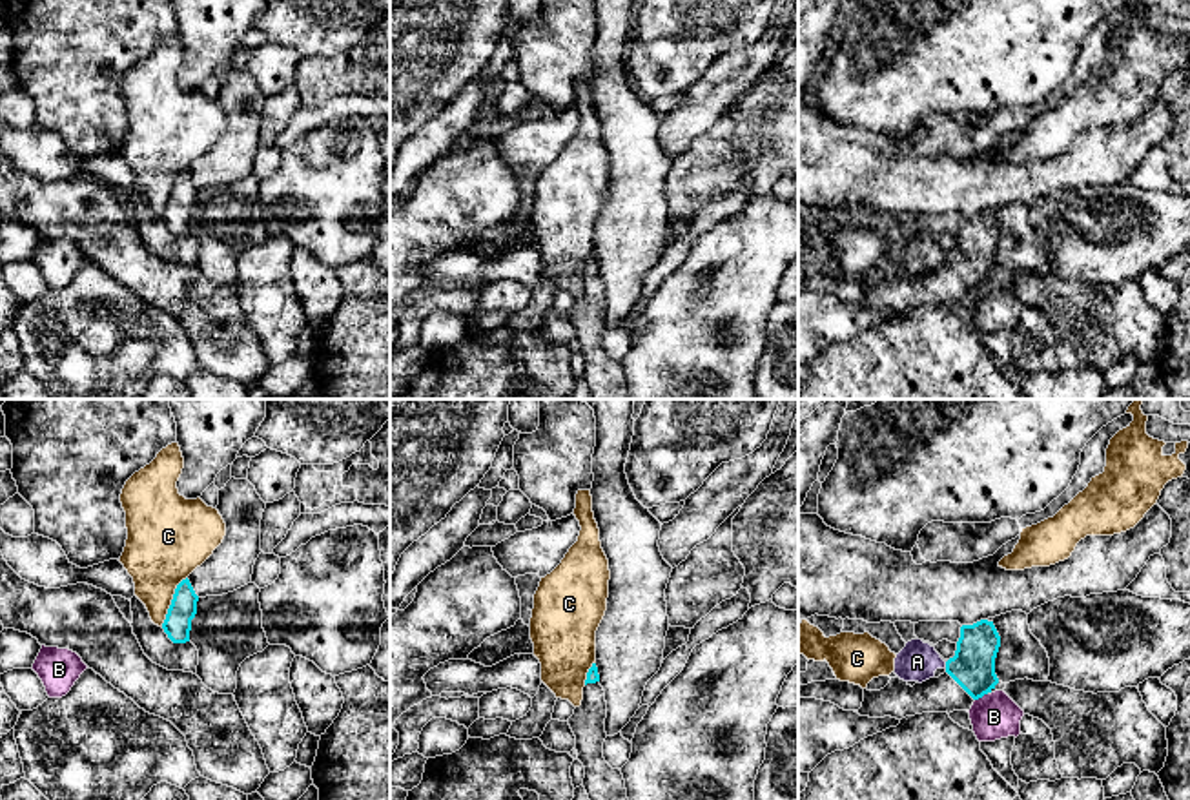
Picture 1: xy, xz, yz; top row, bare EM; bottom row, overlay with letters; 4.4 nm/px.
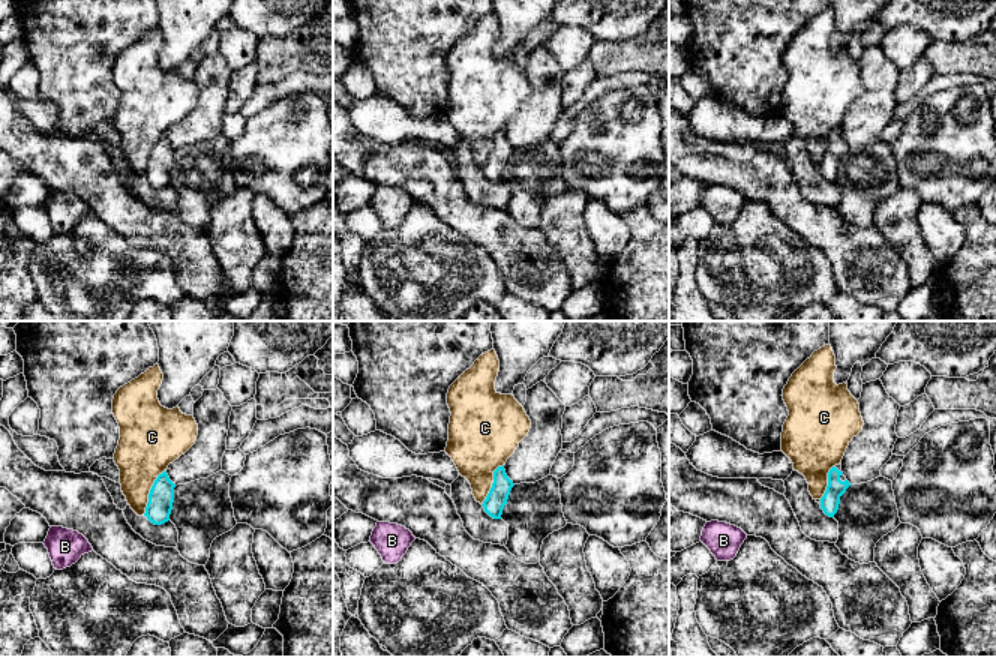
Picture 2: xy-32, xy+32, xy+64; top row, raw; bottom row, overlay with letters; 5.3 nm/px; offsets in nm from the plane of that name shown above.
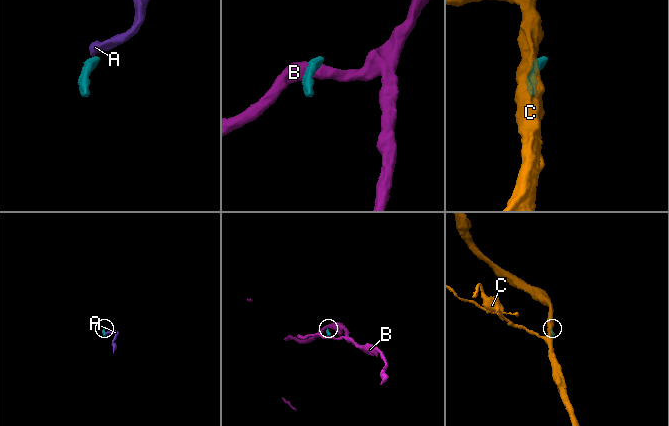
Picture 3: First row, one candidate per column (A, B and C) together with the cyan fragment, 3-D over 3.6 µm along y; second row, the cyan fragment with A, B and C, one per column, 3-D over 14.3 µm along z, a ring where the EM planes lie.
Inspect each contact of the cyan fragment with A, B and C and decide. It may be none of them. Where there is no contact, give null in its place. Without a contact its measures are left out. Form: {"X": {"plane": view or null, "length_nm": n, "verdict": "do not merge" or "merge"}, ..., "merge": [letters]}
{"A": {"plane": "yz", "length_nm": 30, "verdict": "do not merge"}, "B": {"plane": "yz", "length_nm": 70, "verdict": "do not merge"}, "C": {"plane": "xy", "length_nm": 260, "verdict": "do not merge"}, "merge": []}

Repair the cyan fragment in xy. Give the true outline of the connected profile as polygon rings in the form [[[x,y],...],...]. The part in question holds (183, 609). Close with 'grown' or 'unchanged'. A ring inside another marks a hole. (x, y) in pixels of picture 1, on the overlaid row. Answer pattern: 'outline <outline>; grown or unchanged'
outline [[[182,579],[173,594],[166,620],[162,623],[164,632],[173,643],[190,641],[191,620],[197,614],[199,596],[195,594],[190,579]]]; unchanged

